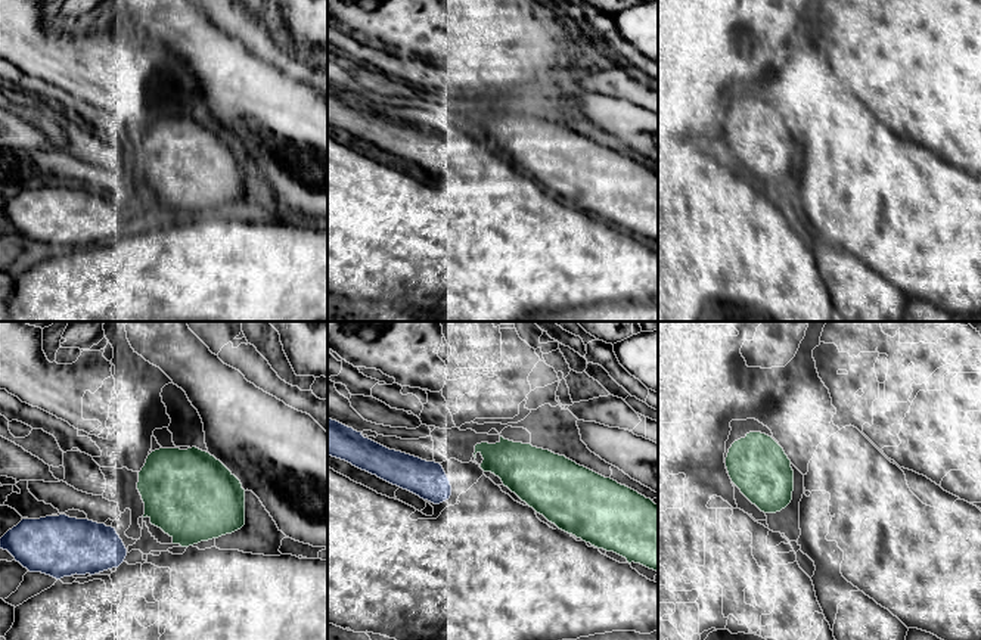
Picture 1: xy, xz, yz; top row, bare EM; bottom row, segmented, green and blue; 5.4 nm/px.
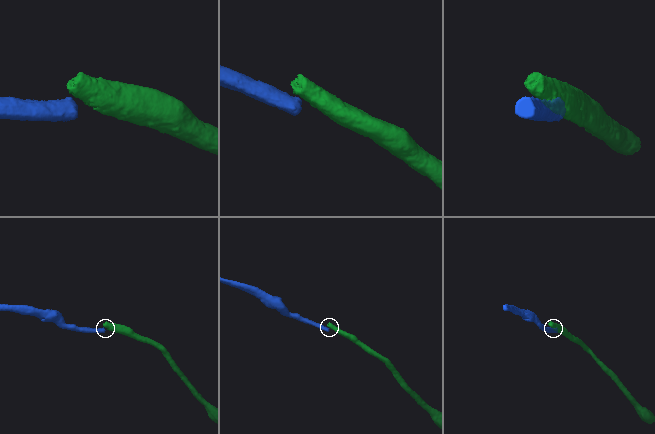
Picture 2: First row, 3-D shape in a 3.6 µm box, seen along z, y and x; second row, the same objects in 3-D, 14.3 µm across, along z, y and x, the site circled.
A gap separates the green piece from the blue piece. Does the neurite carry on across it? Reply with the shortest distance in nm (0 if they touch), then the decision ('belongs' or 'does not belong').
gap 170 nm; belongs

